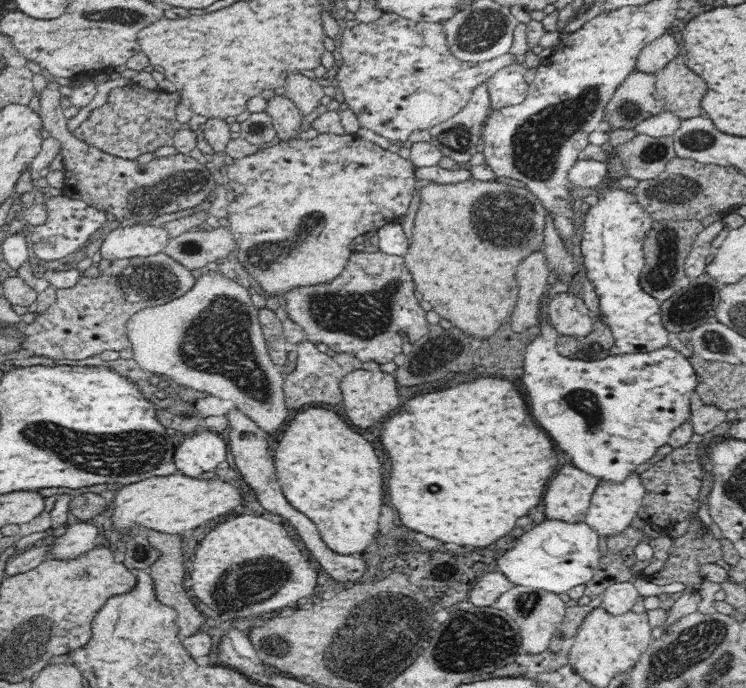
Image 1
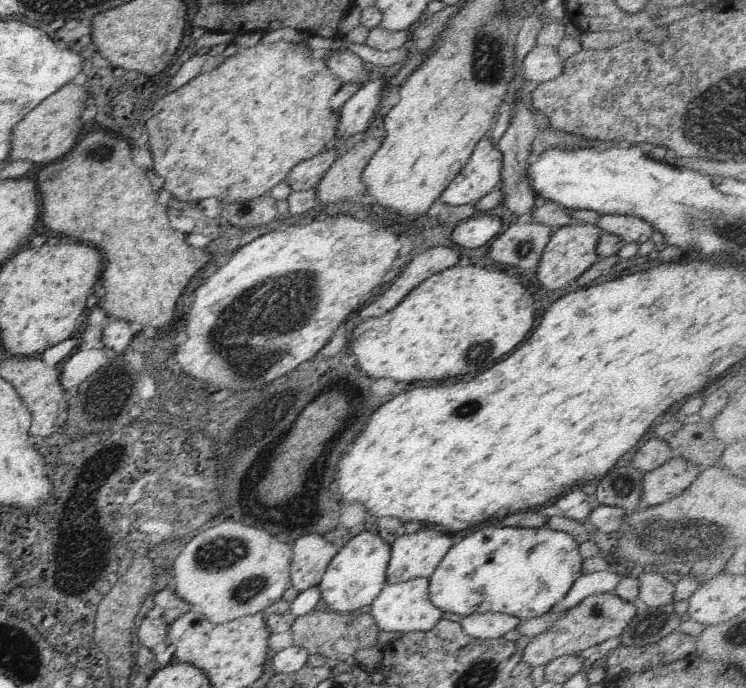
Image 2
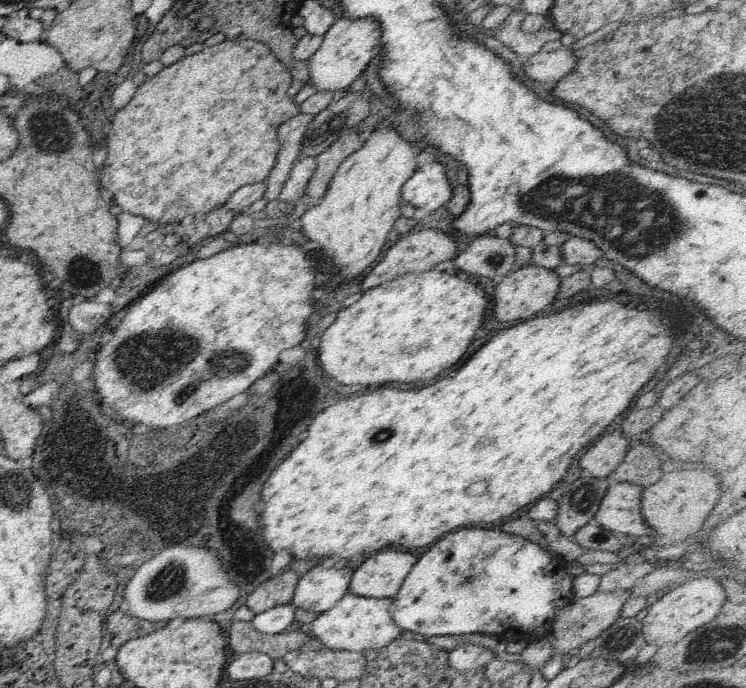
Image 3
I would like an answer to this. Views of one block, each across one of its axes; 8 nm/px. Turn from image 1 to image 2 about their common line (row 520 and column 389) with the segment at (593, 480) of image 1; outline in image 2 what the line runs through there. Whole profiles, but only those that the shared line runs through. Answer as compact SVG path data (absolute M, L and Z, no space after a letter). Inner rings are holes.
M434 528L403 534L392 544L387 568L387 584L396 584L418 577L429 578L455 545L452 536Z

